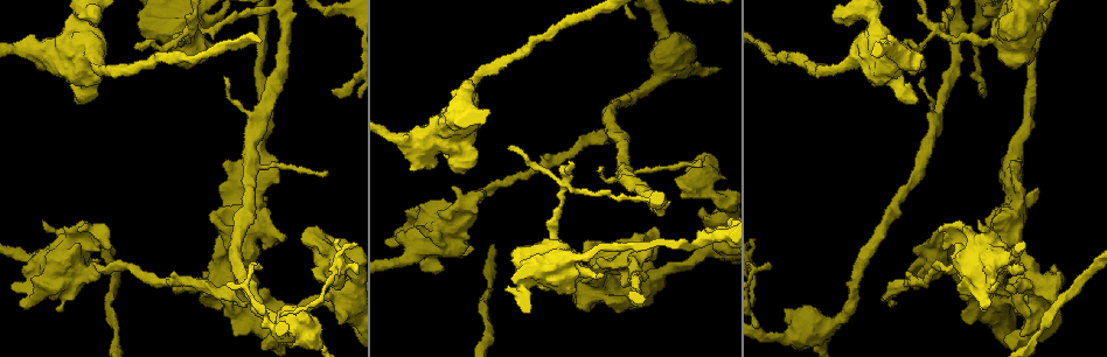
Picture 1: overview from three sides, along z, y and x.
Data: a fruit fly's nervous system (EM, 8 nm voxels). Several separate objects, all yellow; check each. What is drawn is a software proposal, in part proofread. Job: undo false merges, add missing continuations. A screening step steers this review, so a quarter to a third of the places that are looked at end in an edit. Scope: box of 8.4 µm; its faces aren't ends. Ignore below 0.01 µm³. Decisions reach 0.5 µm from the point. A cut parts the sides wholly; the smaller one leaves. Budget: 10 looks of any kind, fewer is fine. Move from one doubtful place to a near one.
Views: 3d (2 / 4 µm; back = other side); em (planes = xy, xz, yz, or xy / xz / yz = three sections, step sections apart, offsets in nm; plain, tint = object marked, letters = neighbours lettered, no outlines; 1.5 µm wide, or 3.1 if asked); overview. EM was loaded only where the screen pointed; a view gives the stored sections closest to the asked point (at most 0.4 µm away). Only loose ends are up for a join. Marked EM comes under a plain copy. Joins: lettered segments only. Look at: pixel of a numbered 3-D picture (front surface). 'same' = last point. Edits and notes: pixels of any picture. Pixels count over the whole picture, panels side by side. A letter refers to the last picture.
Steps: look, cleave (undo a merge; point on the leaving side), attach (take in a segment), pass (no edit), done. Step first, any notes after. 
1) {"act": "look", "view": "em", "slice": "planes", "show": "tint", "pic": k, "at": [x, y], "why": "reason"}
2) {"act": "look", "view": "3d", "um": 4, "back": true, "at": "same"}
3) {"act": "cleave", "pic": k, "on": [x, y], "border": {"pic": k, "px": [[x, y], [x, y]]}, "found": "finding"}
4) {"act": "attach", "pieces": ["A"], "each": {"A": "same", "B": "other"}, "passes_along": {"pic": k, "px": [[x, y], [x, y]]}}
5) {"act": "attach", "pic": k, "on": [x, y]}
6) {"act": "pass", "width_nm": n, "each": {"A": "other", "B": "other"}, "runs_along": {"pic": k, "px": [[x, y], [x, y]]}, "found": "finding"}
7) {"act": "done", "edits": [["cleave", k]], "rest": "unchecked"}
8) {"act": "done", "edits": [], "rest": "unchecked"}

{"act": "look", "view": "3d", "um": 2, "pic": 1, "at": [1007, 285], "why": "free end"}

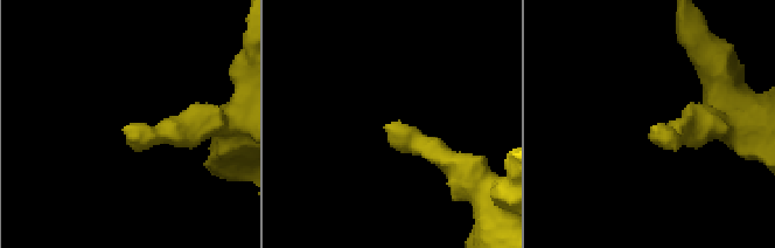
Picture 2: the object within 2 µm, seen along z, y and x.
{"act": "look", "view": "em", "slice": "planes", "show": "letters", "pic": 2, "at": [385, 127]}

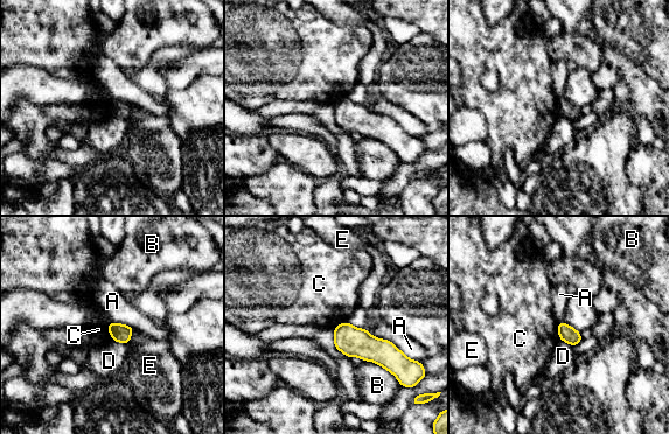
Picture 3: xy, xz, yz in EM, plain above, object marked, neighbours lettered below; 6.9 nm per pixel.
{"act": "pass", "each": {"A": "other", "B": "other", "C": "other", "D": "other", "E": "other"}, "border": {"pic": 3, "px": [[556, 323], [559, 338]]}, "found": "no lettered segment goes on from it"}

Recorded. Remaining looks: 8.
{"act": "look", "view": "3d", "um": 4, "pic": 1, "at": [717, 248], "why": "branch stops here"}

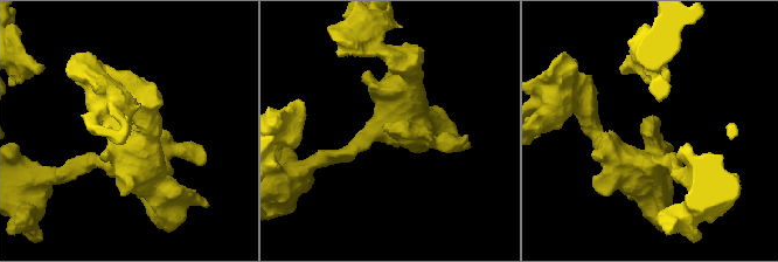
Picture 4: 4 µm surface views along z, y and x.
{"act": "look", "view": "em", "slice": "planes", "show": "letters", "pic": 4, "at": [387, 130]}

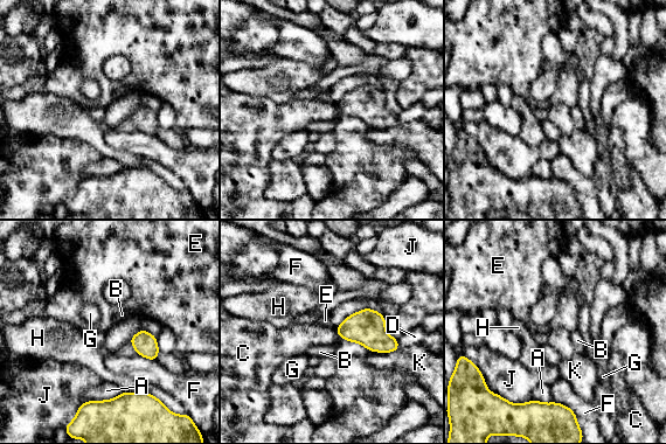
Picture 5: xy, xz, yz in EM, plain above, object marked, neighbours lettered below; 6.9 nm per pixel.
{"act": "pass", "longest_contact_nm": ["J", 460], "each": {"A": "other", "B": "other", "C": "other", "D": "other", "E": "other", "F": "other", "G": "other", "H": "other", "J": "other", "K": "other"}, "border": {"pic": 5, "px": [[334, 327], [337, 331]]}, "found": "none of them fits"}

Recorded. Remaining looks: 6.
{"act": "look", "view": "em", "slice": "planes", "show": "letters", "pic": 1, "at": [480, 193], "why": "an open end"}

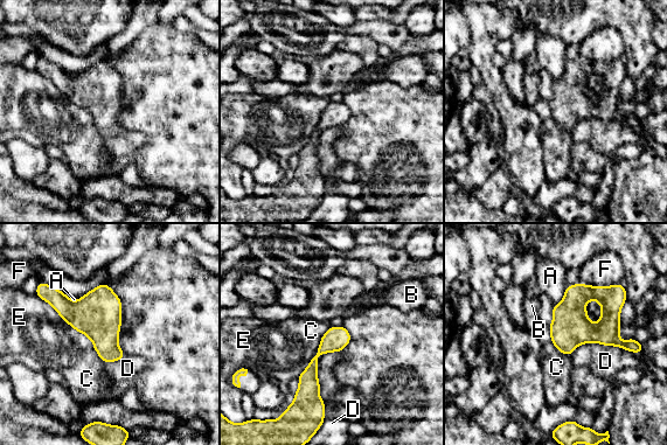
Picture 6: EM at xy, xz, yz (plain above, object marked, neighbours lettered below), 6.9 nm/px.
{"act": "pass", "each": {"A": "other", "B": "other", "C": "other", "D": "other", "E": "other", "F": "other"}, "runs_along": {"pic": 6, "px": [[341, 329], [314, 359], [313, 400]]}, "found": "no lettered segment goes on from it"}

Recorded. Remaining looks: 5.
{"act": "look", "view": "3d", "um": 4, "pic": 1, "at": [40, 68], "why": "stops while still wide"}

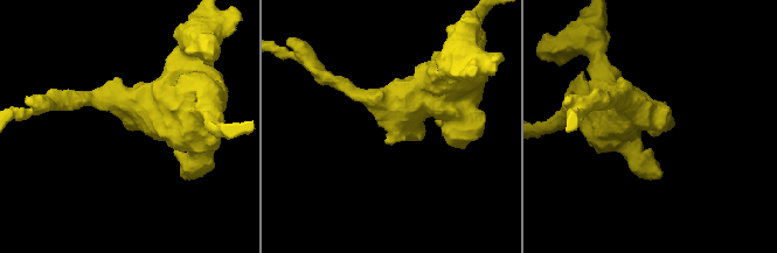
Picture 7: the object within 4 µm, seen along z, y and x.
{"act": "look", "view": "em", "slice": "xz", "step": 8, "show": "tint", "pic": 7, "at": [388, 136]}

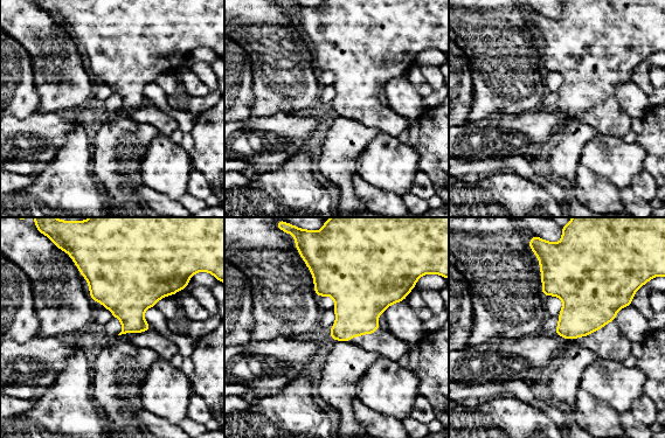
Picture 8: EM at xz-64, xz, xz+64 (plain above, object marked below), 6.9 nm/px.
{"act": "look", "view": "em", "slice": "xz", "step": 8, "show": "letters", "at": "same", "why": "see the neighbours"}

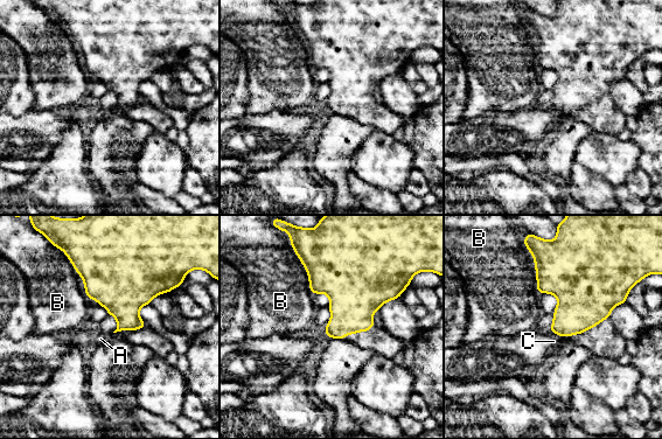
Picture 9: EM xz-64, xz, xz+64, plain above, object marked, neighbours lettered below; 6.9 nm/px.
{"act": "pass", "each": {"A": "other", "B": "other", "C": "other"}, "border": {"pic": 9, "px": [[550, 331], [566, 336]]}, "found": "none of them fits"}

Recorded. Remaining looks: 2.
{"act": "done", "edits": [], "rest": "unchecked"}

